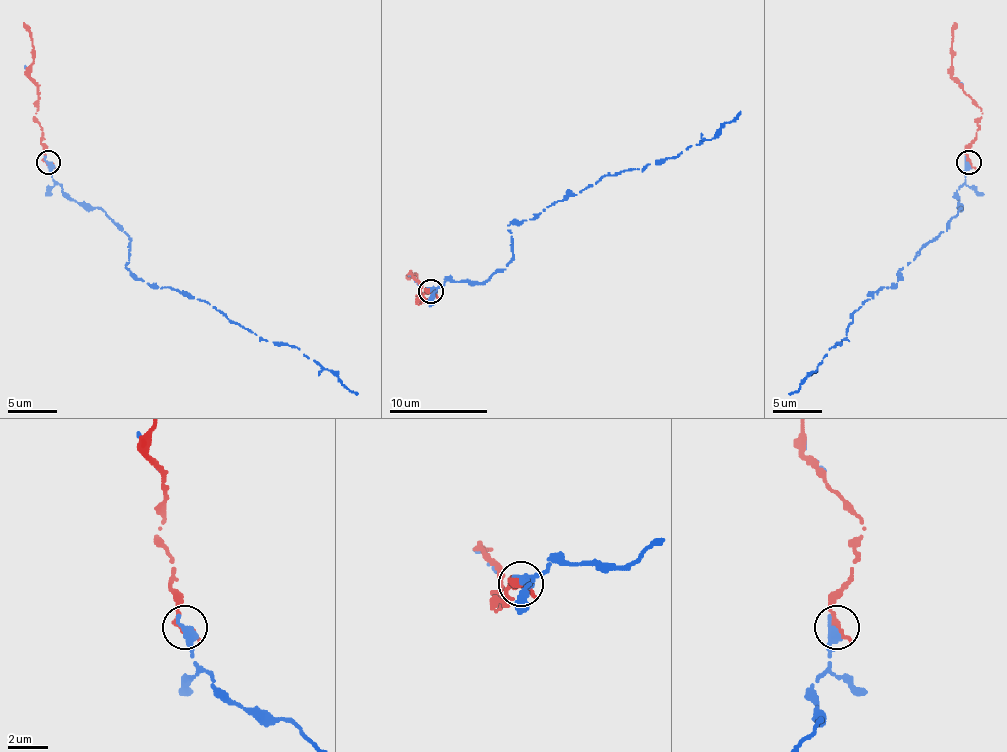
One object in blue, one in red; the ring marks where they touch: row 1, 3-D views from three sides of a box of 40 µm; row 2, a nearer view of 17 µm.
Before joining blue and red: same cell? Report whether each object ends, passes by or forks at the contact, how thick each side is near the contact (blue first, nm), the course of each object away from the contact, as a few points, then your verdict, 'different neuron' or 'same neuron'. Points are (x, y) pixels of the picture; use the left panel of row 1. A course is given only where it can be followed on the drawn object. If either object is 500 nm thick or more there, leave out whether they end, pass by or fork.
blue ends there; red ends there; 480 nm thick on the blue side, 440 nm on the other; blue runs (47, 161), (62, 191), (101, 208), (131, 240), (126, 267), (138, 279), (295, 345), (358, 394); red runs (47, 161), (35, 112), (38, 86), (30, 76), (33, 39), (23, 22); same neuron

